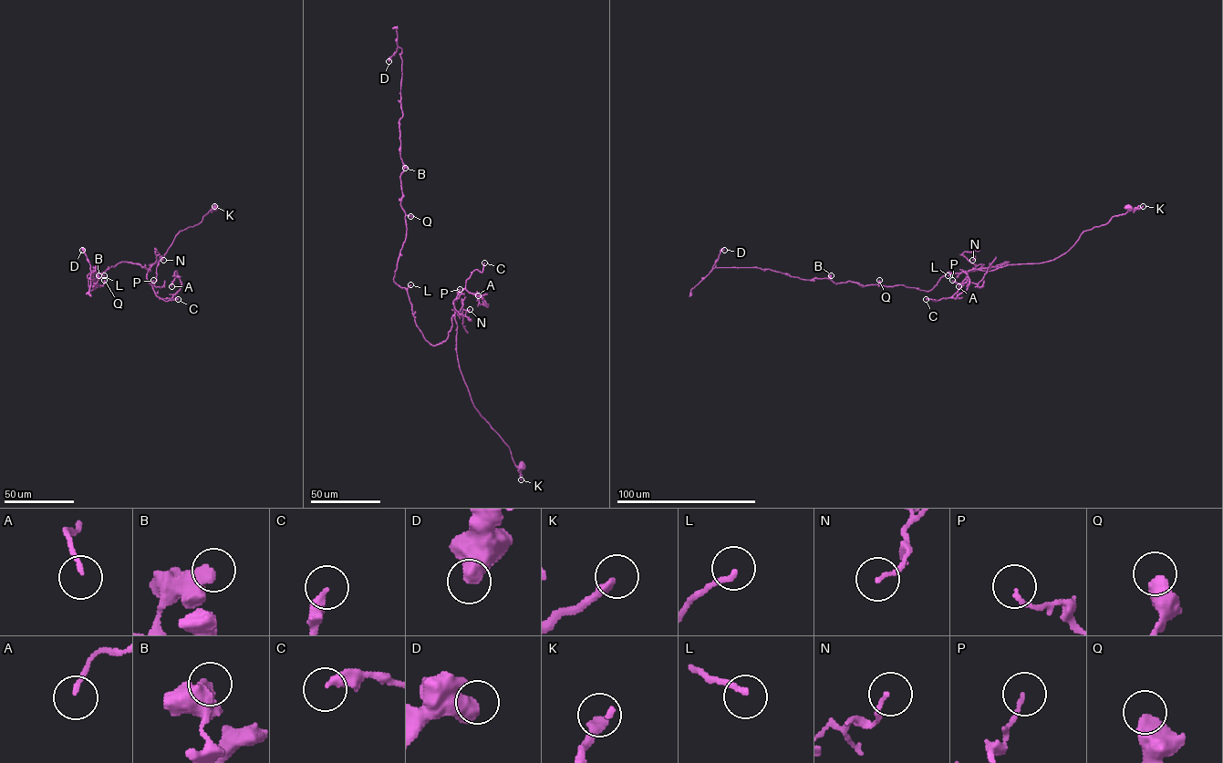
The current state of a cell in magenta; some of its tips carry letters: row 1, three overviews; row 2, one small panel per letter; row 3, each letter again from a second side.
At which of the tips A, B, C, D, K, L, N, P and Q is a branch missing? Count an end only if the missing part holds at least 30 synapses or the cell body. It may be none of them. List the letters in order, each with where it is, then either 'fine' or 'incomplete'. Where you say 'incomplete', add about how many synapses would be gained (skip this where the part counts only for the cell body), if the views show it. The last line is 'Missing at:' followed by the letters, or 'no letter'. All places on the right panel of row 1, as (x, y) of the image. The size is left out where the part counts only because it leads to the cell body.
A: place (958, 286); fine
B: place (831, 275); fine
C: place (926, 299); fine
D: place (724, 250); fine
K: place (1143, 206); fine
L: place (948, 275); fine
N: place (972, 260); fine
P: place (952, 280); fine
Q: place (879, 280); fine
Missing at: no letter

